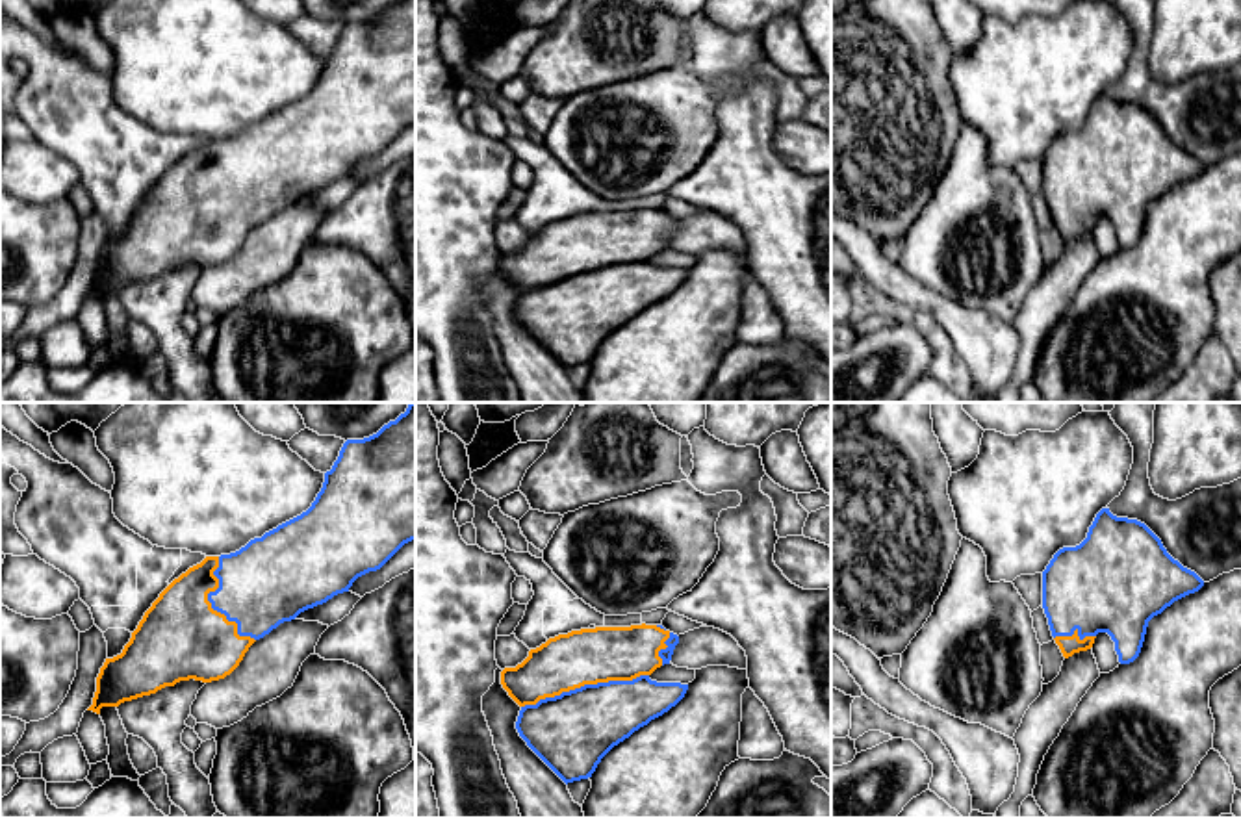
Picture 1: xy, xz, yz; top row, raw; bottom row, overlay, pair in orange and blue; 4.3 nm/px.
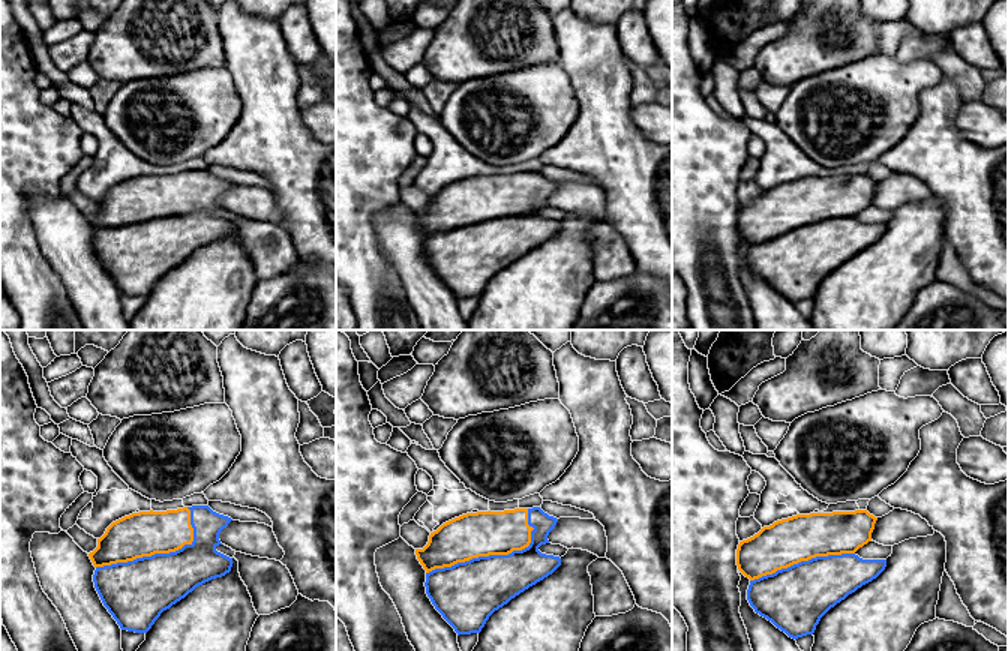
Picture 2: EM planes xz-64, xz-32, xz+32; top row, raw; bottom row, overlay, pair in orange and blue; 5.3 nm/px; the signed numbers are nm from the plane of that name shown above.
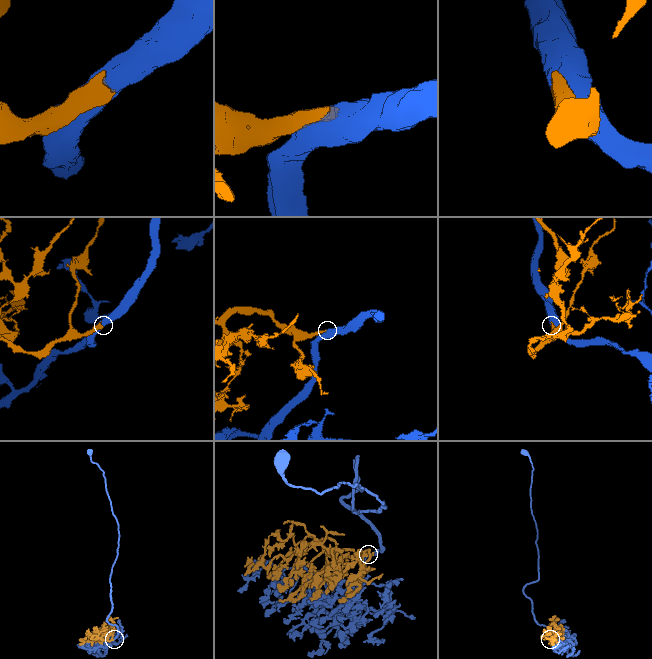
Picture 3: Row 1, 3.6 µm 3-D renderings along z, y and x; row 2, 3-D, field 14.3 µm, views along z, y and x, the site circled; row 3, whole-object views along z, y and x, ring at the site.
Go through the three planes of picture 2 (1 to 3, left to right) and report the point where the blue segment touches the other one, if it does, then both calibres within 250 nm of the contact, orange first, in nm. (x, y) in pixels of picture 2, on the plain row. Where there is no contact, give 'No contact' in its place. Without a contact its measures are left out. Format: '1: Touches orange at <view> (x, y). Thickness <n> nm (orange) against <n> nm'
1: Touches orange at xz-64 (159, 216). Thickness 240 nm (orange) against 340 nm
2: Touches orange at xz-32 (495, 218). Thickness 240 nm (orange) against 320 nm
3: Touches orange at xz+32 (801, 224). Thickness 240 nm (orange) against 340 nm

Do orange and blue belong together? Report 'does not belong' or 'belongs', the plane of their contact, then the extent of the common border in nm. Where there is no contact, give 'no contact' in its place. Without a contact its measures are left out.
belongs | xz | 550 nm

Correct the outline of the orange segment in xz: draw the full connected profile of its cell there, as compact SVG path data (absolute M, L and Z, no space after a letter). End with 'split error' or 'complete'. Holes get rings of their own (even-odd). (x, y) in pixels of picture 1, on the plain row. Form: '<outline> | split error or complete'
M662 210L595 211L549 223L516 252L501 256L501 269L521 291L516 313L527 330L568 369L588 364L601 343L634 315L675 291L688 269L657 267L649 260L670 249L679 221Z | split error

